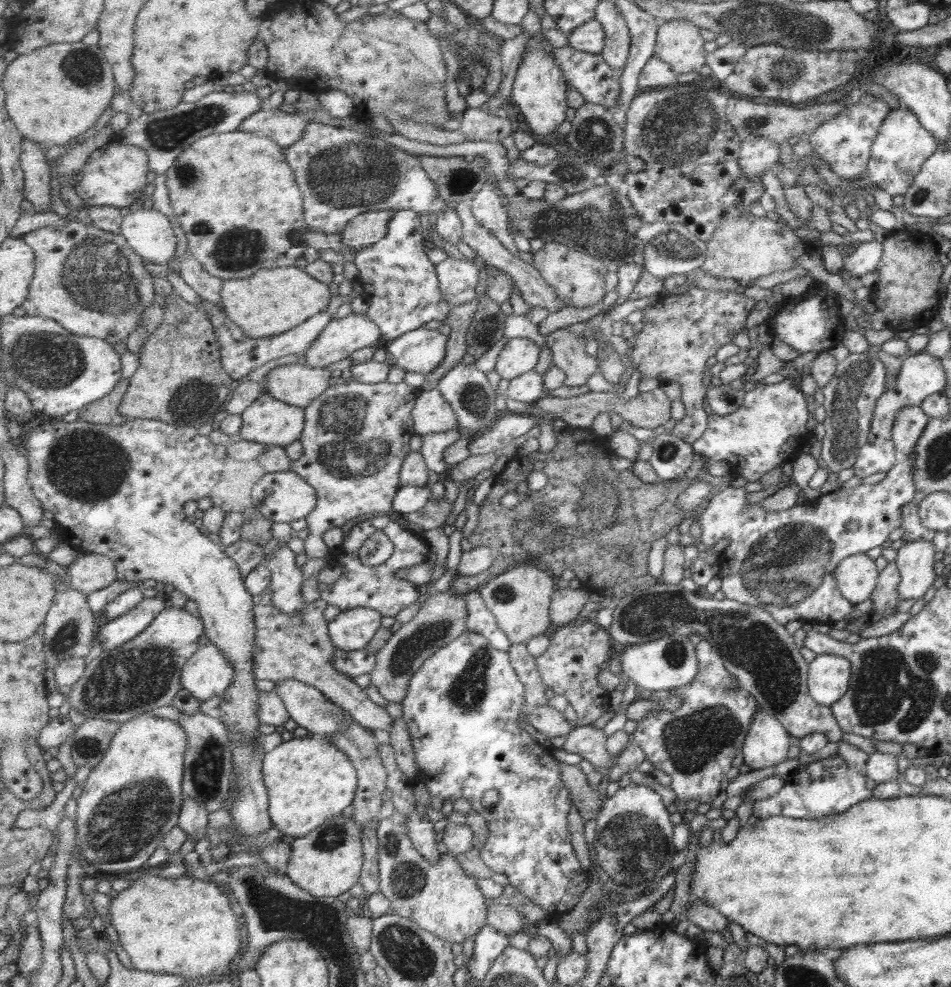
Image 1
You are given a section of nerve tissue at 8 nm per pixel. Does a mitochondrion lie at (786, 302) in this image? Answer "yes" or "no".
no

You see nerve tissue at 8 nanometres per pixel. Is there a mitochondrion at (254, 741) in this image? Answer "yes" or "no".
no

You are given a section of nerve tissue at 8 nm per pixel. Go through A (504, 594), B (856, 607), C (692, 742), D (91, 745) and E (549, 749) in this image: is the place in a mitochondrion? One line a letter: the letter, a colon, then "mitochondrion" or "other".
A: mitochondrion
B: other
C: mitochondrion
D: mitochondrion
E: other

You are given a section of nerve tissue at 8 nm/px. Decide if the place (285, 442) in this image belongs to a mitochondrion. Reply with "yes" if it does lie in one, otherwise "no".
no

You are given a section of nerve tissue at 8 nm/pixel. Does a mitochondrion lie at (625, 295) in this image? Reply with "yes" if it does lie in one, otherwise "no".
no

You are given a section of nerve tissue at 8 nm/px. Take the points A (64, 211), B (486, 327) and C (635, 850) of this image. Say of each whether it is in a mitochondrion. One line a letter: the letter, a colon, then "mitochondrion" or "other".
A: other
B: mitochondrion
C: mitochondrion

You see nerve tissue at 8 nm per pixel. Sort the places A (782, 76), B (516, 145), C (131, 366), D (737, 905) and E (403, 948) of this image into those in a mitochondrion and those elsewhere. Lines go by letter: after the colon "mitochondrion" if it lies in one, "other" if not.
A: mitochondrion
B: other
C: other
D: other
E: mitochondrion

